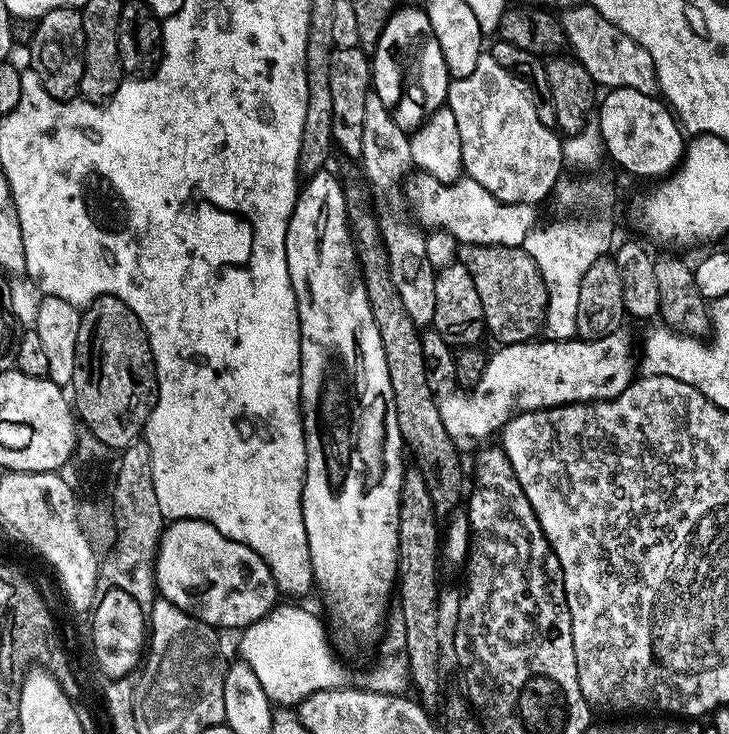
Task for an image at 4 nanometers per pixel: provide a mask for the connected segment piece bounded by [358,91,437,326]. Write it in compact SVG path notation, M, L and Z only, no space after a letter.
M374 91L369 92L362 114L362 154L358 160L374 191L375 199L384 203L384 212L382 208L379 213L380 233L384 235L390 274L402 297L402 303L406 306L406 314L410 314L410 318L414 318L418 326L431 325L434 318L434 282L437 269L432 267L430 258L426 258L425 233L421 225L413 222L402 207L402 181L414 168L410 154L410 136L398 126L398 122L394 122L390 110L386 110L382 98L378 98Z

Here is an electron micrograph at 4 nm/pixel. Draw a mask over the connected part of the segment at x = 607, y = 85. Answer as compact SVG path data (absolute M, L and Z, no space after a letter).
M577 2L573 8L563 9L558 19L571 55L579 60L597 86L604 90L629 88L647 96L656 96L656 67L654 58L634 38L630 38L614 22L602 16L591 2Z

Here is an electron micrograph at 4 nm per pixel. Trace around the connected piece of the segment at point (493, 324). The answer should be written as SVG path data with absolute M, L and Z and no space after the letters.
M460 244L458 263L470 270L478 299L482 301L484 326L497 345L523 344L541 331L548 314L548 283L540 267L523 247L511 248L497 244Z

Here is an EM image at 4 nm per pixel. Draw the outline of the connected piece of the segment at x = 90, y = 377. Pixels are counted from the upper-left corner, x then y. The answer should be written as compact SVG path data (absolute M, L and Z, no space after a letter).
M100 296L83 309L78 326L76 369L70 388L76 391L74 408L79 419L108 450L123 450L141 439L158 395L156 363L148 331L134 310L117 296Z

